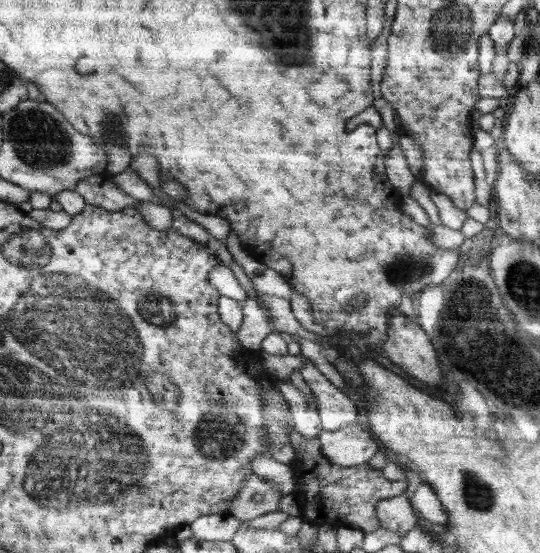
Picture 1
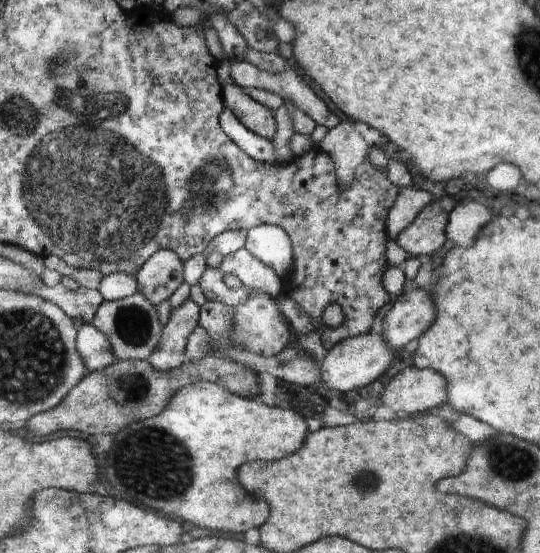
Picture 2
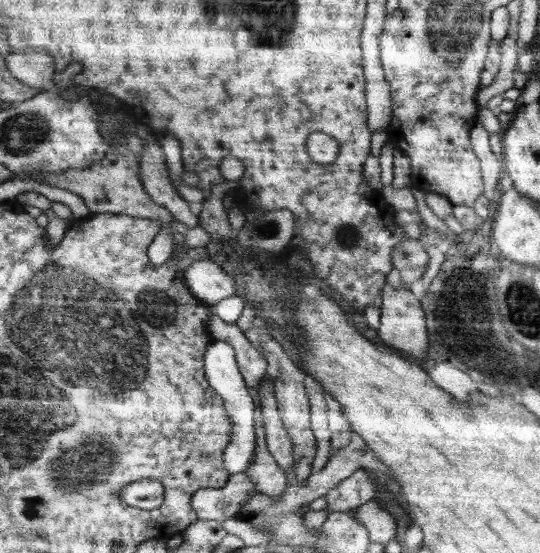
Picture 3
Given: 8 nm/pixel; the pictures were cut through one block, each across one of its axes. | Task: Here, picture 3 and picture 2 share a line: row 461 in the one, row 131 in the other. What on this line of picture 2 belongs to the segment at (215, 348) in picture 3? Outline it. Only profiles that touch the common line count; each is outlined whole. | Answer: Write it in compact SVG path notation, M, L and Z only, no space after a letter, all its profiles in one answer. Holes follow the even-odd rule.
M225 107L224 111L220 114L219 124L226 136L245 154L248 154L250 158L254 158L254 161L262 162L264 165L272 165L279 162L274 153L271 140L251 132L232 113L229 107Z

